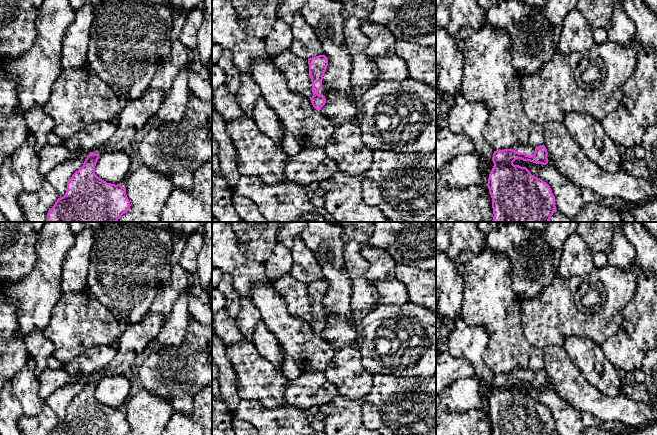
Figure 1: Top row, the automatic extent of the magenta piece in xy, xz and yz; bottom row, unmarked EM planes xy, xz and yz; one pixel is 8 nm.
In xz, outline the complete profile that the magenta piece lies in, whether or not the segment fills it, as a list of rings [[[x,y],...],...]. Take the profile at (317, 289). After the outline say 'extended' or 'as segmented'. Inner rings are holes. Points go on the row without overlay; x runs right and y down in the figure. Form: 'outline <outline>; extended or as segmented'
outline [[[319,279],[309,282],[308,288],[313,316],[310,324],[316,334],[321,334],[326,327],[326,314],[322,311],[322,304],[328,290],[328,283],[325,279]]]; extended

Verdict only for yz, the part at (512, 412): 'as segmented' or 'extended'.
extended

